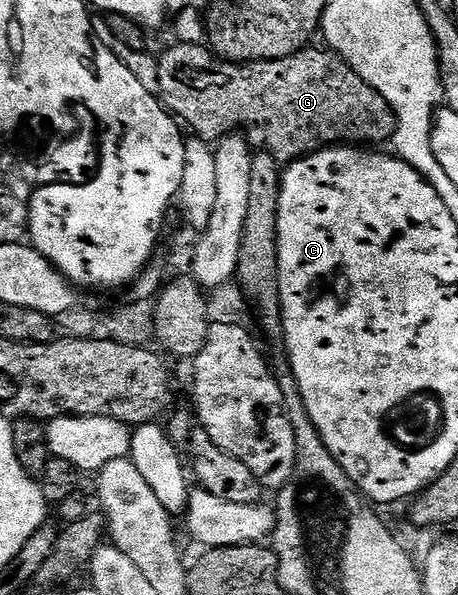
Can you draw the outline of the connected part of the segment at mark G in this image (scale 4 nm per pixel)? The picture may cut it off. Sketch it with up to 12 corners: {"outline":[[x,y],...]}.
{"outline":[[333,50],[236,64],[157,57],[197,139],[241,130],[289,162],[382,146],[394,111]]}

